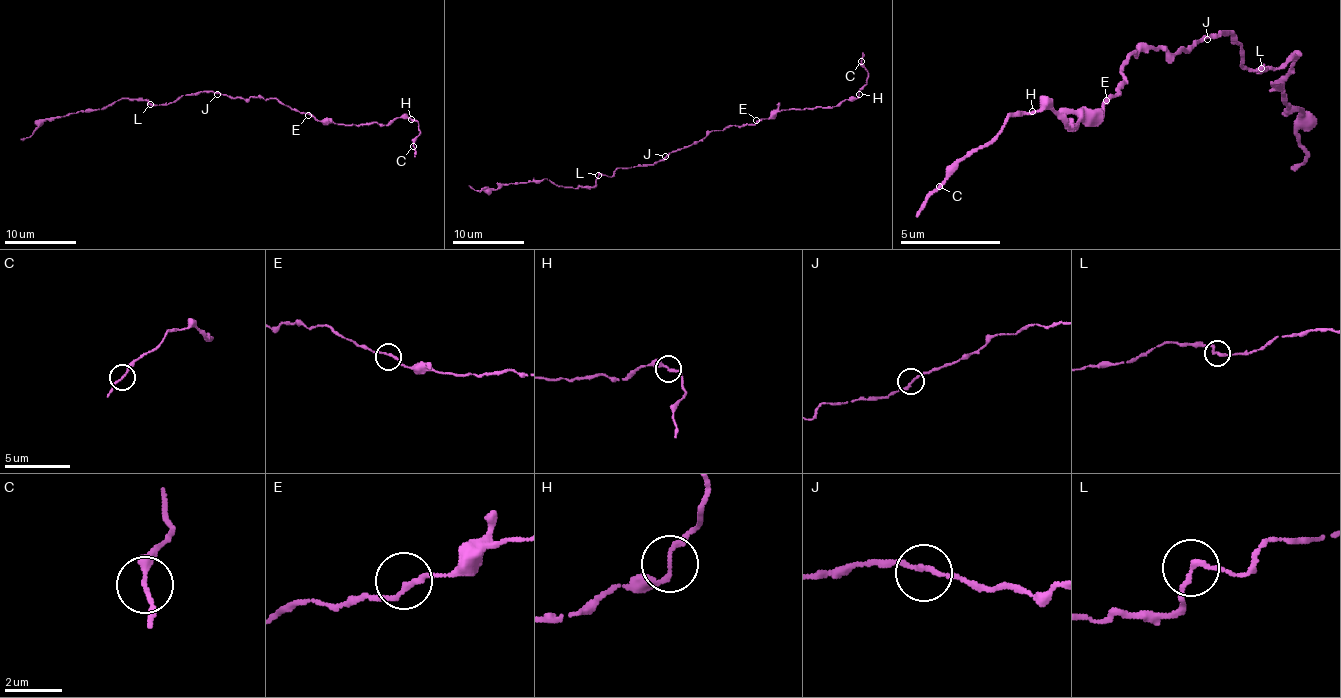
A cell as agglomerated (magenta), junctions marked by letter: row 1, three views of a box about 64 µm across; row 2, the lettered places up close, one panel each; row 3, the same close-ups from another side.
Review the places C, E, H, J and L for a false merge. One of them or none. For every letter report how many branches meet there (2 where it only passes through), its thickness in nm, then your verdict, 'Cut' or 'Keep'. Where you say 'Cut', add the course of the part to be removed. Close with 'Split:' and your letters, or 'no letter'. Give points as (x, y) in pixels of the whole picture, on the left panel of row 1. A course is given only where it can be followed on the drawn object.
C: Branches: 2. Thickness 170 nm. Keep
E: Branches: 2. Thickness 180 nm. Keep
H: Branches: 2. Thickness 170 nm. Keep
J: Branches: 2. Thickness 170 nm. Keep
L: Branches: 2. Thickness 170 nm. Keep
Split: no letter

